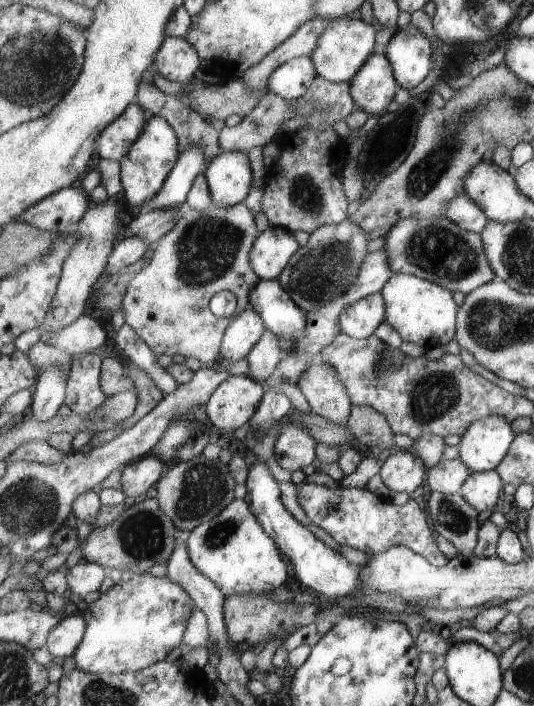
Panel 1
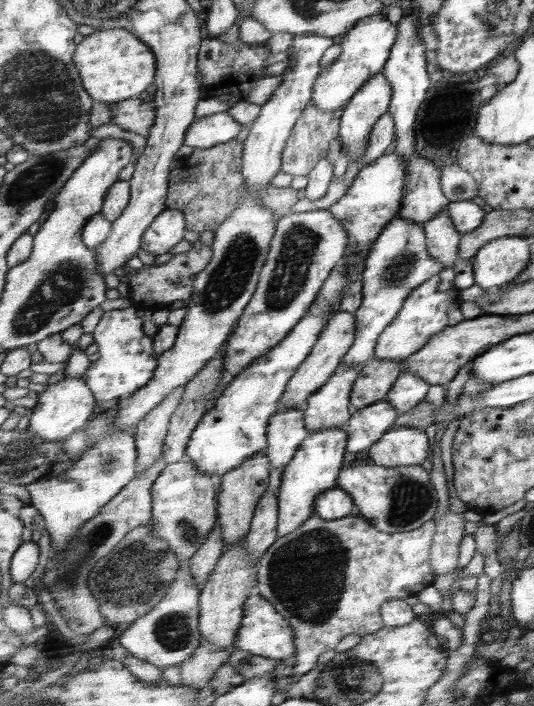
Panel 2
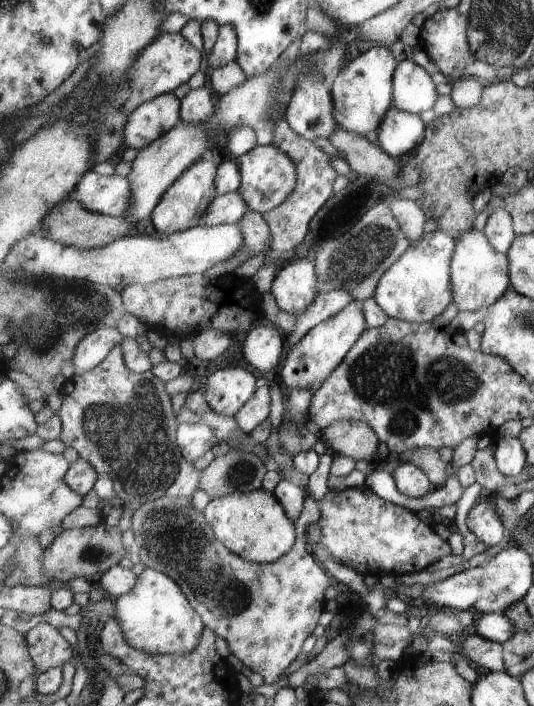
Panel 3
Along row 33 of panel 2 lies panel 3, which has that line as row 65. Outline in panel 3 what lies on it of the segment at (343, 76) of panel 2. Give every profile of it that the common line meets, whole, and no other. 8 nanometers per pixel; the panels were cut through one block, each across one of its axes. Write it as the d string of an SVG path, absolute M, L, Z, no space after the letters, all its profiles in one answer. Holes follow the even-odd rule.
M370 48L360 55L356 54L339 77L331 81L337 125L359 137L379 132L387 114L394 108L394 73L397 68L397 60L387 48Z

